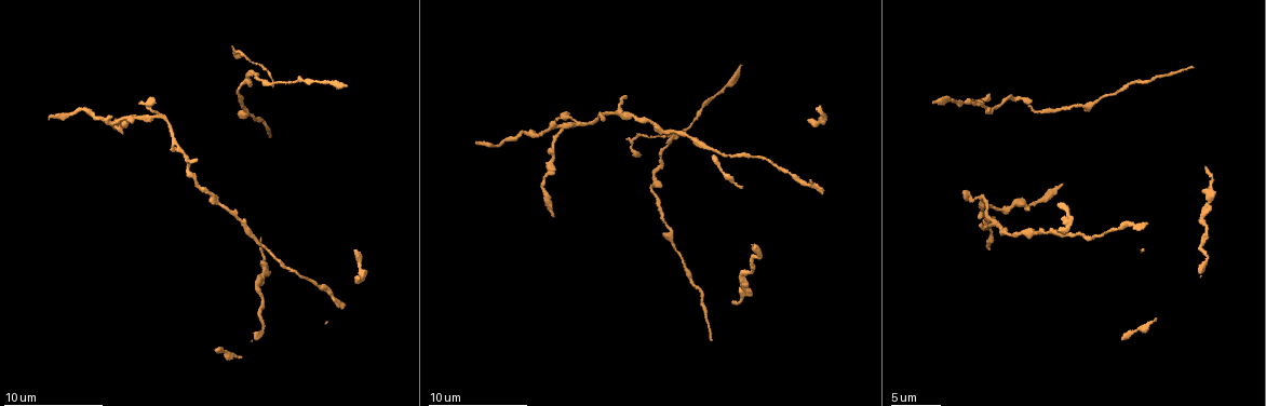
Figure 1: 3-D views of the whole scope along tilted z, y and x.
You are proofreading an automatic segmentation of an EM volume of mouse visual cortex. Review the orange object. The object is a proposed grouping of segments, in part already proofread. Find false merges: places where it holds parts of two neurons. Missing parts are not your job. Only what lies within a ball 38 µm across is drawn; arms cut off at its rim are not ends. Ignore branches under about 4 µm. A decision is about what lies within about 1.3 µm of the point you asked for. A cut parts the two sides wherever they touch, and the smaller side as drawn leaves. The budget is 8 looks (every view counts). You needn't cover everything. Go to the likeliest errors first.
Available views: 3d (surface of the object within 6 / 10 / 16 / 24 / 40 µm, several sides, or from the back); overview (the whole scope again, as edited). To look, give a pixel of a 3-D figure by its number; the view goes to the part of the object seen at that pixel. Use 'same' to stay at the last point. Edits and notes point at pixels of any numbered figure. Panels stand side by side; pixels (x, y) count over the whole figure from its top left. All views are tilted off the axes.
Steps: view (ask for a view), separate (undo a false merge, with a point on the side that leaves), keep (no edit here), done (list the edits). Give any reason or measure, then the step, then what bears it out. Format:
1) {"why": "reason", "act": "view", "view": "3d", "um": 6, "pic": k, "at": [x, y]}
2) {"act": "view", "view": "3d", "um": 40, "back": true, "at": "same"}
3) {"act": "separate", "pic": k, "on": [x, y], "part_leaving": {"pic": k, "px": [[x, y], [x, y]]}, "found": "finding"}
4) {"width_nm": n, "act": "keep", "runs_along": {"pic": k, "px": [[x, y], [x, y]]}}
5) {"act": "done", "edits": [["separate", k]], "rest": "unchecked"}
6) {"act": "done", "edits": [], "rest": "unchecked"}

{"why": "three-way junction", "act": "view", "view": "3d", "um": 10, "pic": 1, "at": [164, 115]}

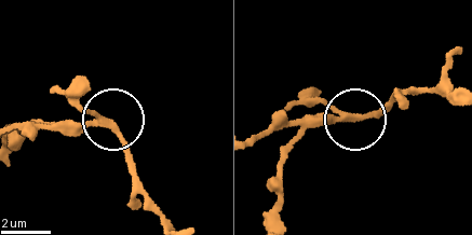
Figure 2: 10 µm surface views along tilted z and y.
{"side_arm_um": 13, "act": "keep", "runs_along": {"pic": 2, "px": [[164, 218], [140, 185], [113, 121], [35, 121]]}, "found": "all the same neuron"}

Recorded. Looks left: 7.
{"why": "two arms in line, one across", "act": "view", "view": "3d", "um": 6, "pic": 1, "at": [274, 82]}

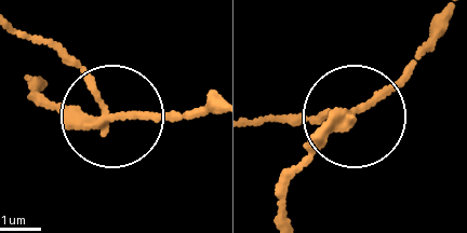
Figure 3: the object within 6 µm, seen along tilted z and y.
{"side_arm_um": 10, "arms": 3, "act": "keep", "found": "all the same neuron"}

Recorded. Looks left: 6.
{"why": "three-way junction", "act": "view", "view": "3d", "um": 16, "pic": 1, "at": [637, 137]}

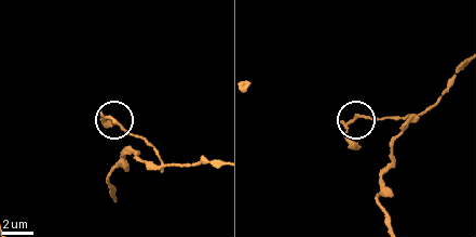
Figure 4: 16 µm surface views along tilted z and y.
{"arms": 3, "act": "keep", "found": "one neuron here"}

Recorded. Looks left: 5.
{"why": "three arms meet", "act": "view", "view": "3d", "um": 10, "pic": 1, "at": [997, 223]}

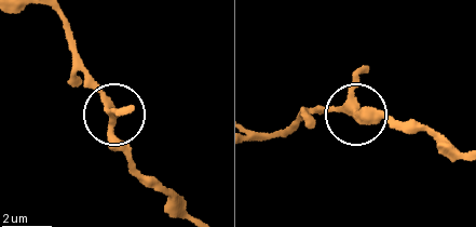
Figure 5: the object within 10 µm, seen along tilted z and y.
{"act": "view", "view": "3d", "um": 6, "pic": 5, "at": [352, 116]}

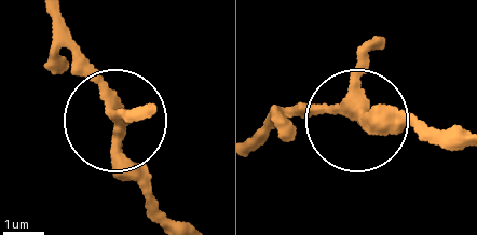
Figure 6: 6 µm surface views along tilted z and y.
{"act": "keep", "runs_along": {"pic": 6, "px": [[137, 173], [106, 99], [55, 31]]}, "found": "all the same neuron"}

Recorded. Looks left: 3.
{"act": "done", "edits": [], "rest": "unchecked"}

